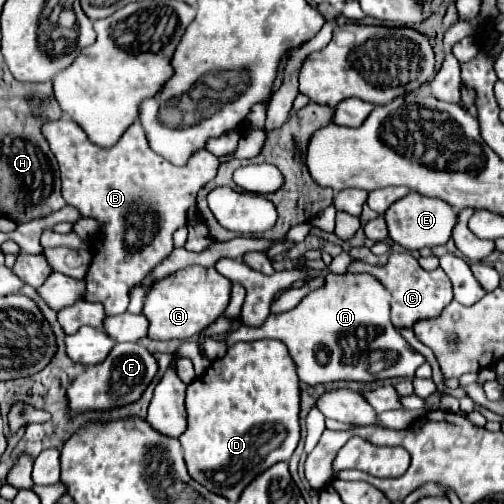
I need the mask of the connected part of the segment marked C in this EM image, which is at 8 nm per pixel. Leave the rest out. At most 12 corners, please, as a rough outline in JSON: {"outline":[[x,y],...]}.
{"outline":[[410,252],[384,266],[348,272],[376,276],[392,294],[392,324],[438,318],[452,300],[442,268],[426,272]]}

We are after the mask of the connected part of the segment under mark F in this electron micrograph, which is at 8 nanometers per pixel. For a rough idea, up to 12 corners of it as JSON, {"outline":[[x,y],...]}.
{"outline":[[116,344],[68,386],[72,412],[142,396],[158,370],[140,344]]}

